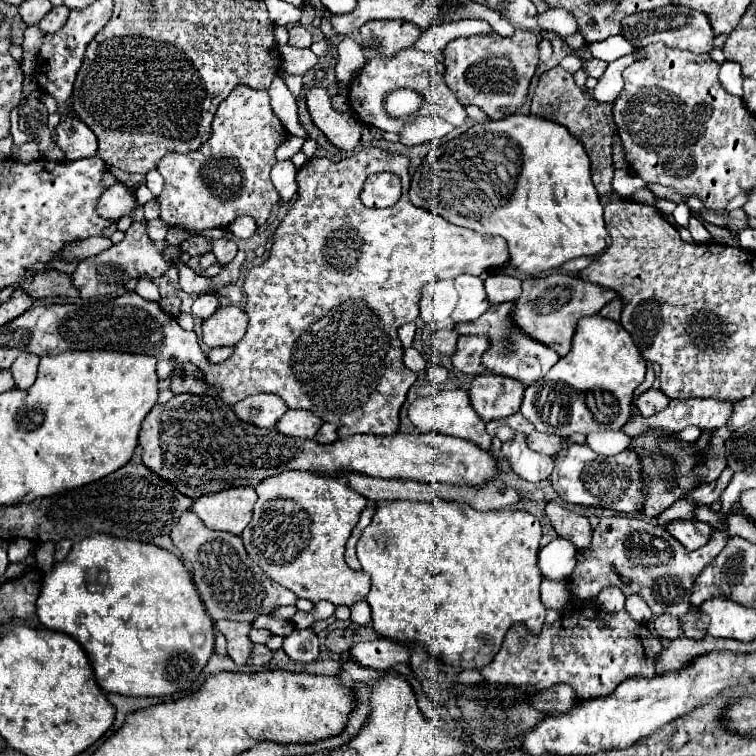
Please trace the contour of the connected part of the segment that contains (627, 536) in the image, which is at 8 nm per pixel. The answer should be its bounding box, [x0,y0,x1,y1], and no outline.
[569,516,727,616]

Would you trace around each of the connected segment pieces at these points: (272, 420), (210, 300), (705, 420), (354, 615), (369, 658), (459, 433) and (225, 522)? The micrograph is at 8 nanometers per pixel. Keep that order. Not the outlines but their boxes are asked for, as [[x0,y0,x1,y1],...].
[[233,394,287,428],[193,292,219,320],[621,398,735,438],[351,600,371,626],[349,638,410,670],[409,390,491,450],[193,486,257,536]]

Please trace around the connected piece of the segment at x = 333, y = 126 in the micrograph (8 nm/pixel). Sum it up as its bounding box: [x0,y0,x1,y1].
[307,86,361,150]

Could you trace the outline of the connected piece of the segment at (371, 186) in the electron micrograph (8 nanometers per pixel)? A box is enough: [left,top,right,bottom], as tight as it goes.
[360,172,401,208]

